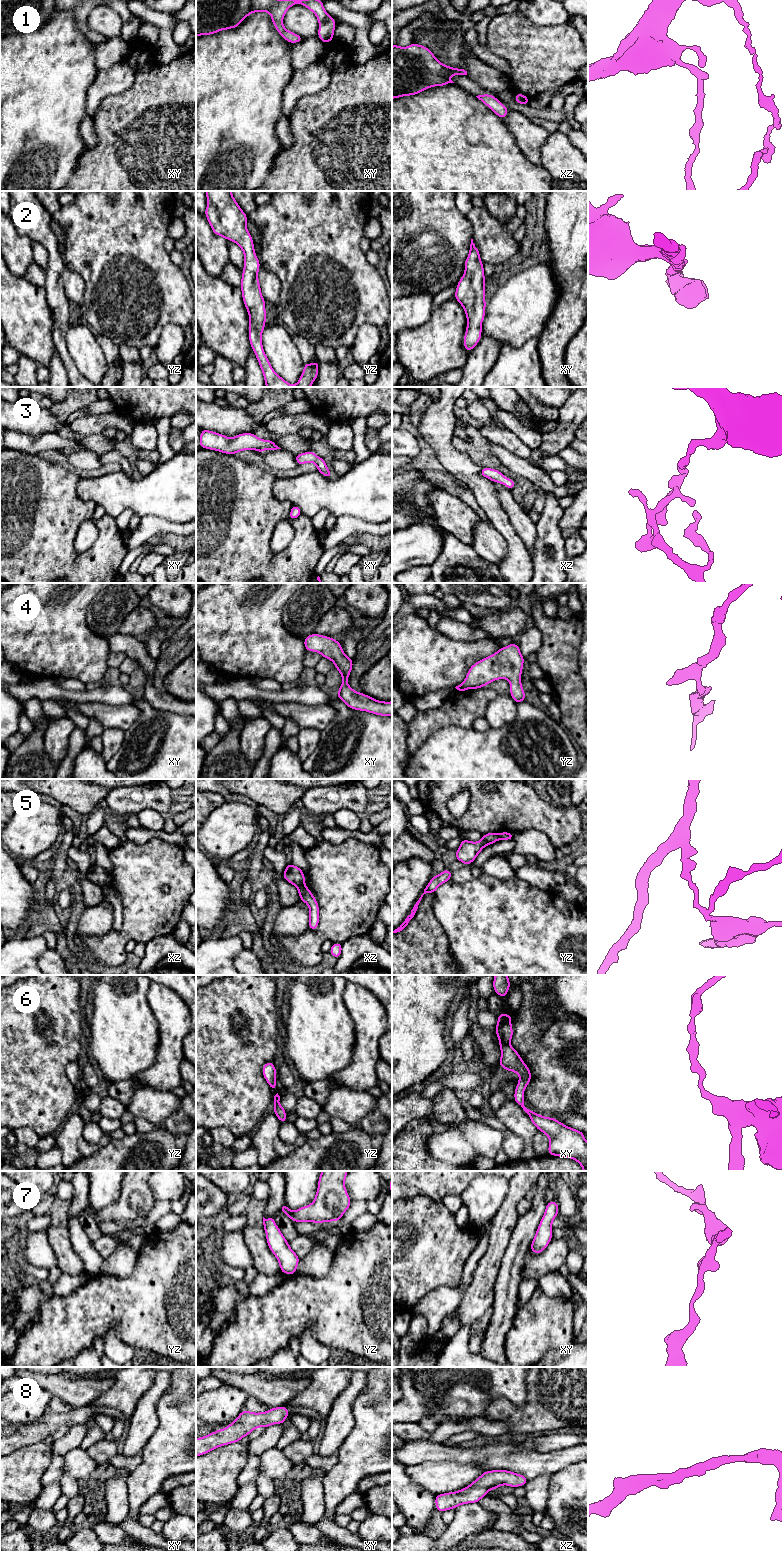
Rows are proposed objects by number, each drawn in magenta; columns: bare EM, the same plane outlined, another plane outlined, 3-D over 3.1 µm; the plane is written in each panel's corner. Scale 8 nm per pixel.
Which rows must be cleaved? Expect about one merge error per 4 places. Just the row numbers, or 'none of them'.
5

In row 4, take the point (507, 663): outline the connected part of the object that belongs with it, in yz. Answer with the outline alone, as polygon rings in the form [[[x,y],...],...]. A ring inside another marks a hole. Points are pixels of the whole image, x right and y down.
[[[511,643],[474,663],[469,668],[465,680],[455,688],[459,691],[478,689],[495,680],[507,679],[510,681],[510,696],[519,704],[526,700],[521,683],[524,661],[519,645]]]

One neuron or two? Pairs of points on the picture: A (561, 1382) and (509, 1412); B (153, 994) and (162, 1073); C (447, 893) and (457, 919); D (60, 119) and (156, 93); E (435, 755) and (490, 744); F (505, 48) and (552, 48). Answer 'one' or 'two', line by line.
A: one
B: one
C: one
D: two
E: one
F: one

